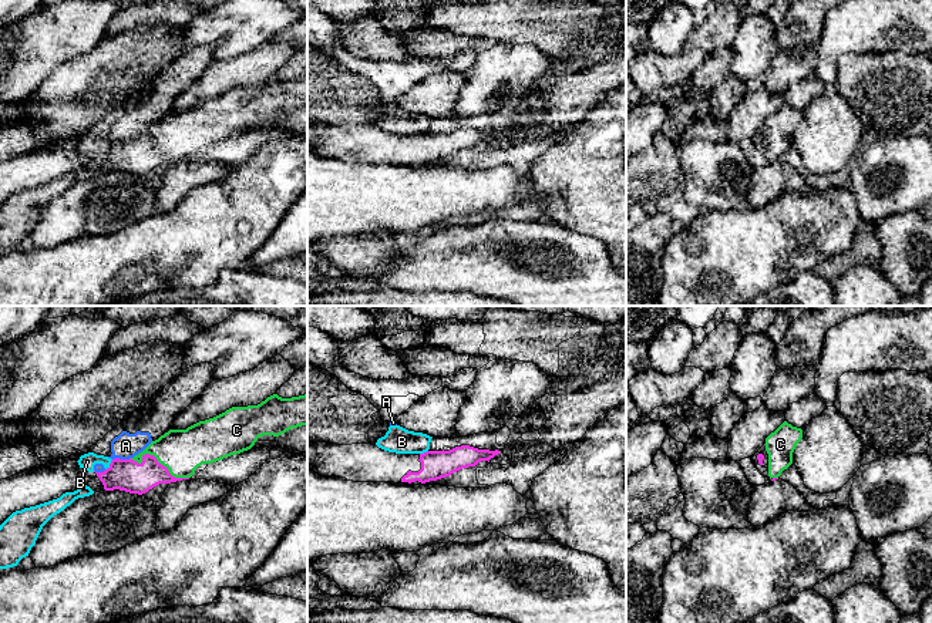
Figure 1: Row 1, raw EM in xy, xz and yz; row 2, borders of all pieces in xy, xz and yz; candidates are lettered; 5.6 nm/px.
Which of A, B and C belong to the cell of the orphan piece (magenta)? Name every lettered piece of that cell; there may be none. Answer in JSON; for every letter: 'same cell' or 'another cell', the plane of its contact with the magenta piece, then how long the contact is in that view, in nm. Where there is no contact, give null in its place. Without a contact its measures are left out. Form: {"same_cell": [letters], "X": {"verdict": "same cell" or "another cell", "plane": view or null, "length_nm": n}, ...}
{"same_cell": ["C"], "A": {"verdict": "another cell", "plane": "xy", "length_nm": 110}, "B": {"verdict": "another cell", "plane": "xy", "length_nm": 80}, "C": {"verdict": "same cell", "plane": "xy", "length_nm": 360}}

